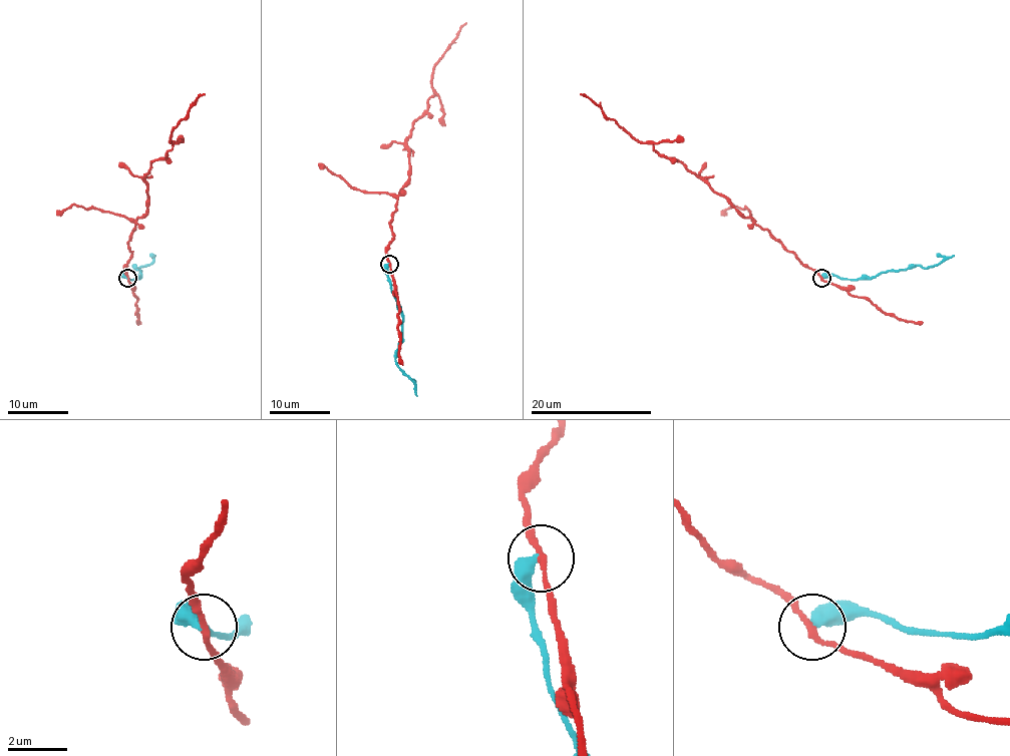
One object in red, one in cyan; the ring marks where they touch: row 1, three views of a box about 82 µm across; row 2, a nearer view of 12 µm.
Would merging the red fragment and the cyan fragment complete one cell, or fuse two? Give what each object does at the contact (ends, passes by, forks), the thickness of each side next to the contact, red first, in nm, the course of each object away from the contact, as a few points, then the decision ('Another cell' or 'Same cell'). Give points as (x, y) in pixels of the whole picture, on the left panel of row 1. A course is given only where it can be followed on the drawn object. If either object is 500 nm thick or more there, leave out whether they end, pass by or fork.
At the ring red passes by. At the ring cyan ends. Thickness 190 nm (red) against 400 nm. Course of red: (128, 277), (129, 235), (146, 213), (144, 174), (173, 148), (171, 132), (204, 94). Course of cyan: (128, 277), (134, 279), (140, 276), (140, 271), (132, 265), (144, 267), (155, 255). Another cell

